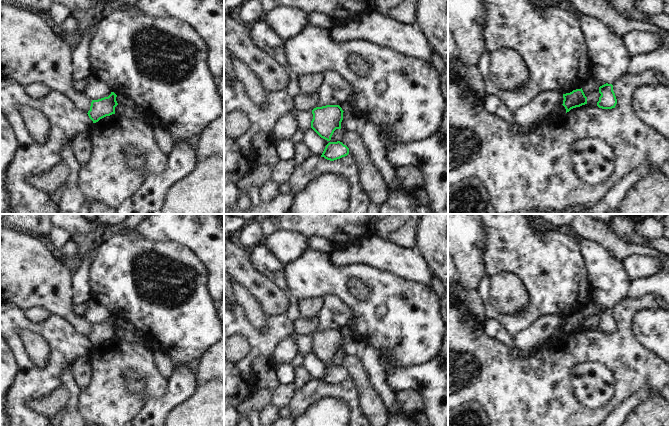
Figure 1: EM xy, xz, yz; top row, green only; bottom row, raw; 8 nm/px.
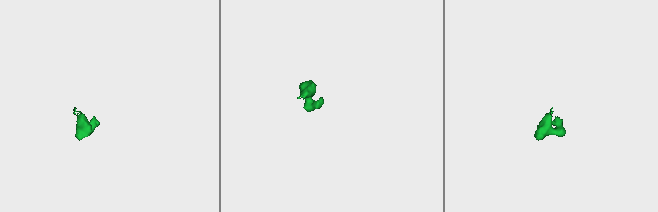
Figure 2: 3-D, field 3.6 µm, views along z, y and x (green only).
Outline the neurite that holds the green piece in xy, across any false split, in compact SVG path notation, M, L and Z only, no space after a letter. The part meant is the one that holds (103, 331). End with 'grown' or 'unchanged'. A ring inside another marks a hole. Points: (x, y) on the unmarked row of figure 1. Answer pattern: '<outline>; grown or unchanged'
M111 316L108 321L92 324L90 334L87 338L93 347L98 346L106 340L115 338L115 331L118 329L116 321L117 319Z; unchanged

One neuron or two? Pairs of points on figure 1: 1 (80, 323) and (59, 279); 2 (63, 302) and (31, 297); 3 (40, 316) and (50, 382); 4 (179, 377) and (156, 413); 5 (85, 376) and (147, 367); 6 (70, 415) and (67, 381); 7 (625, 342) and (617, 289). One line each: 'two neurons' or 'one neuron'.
1: one neuron
2: one neuron
3: two neurons
4: one neuron
5: two neurons
6: one neuron
7: two neurons

